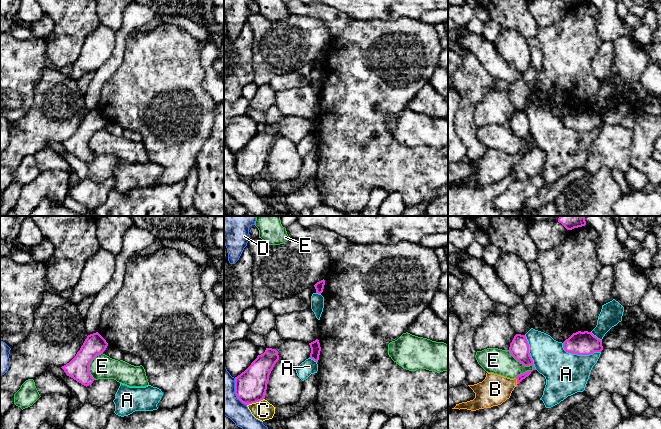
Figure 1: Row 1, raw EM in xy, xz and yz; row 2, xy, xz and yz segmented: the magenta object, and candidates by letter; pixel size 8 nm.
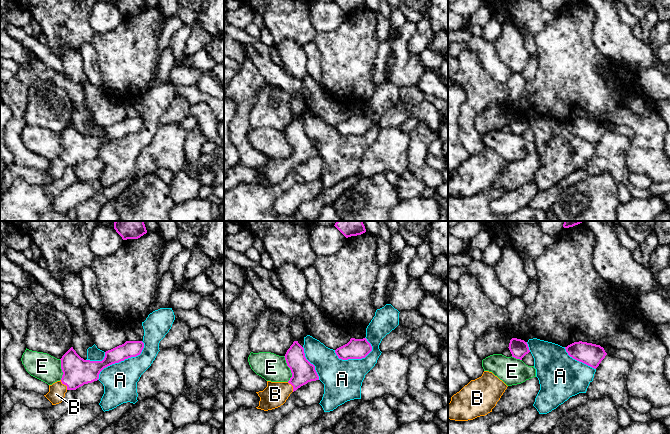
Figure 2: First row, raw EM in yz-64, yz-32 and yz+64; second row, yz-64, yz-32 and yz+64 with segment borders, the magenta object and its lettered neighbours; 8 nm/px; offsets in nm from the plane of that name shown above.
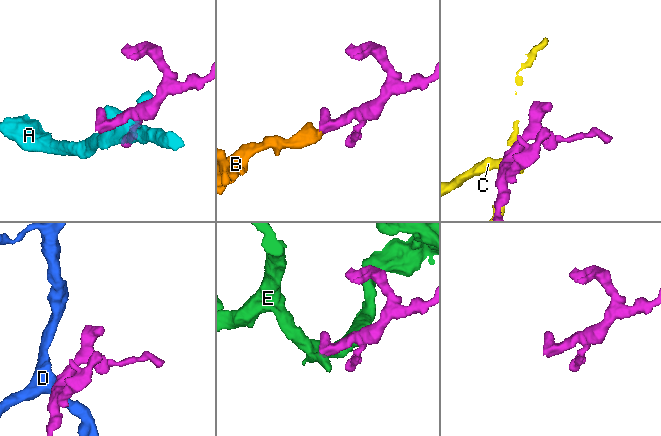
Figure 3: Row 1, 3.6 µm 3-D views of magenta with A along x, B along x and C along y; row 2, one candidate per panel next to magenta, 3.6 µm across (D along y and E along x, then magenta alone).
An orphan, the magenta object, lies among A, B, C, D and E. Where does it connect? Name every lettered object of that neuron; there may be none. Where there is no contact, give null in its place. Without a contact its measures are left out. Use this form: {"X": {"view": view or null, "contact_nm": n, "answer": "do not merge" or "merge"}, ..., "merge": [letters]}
{"A": {"view": "yz", "contact_nm": 320, "answer": "do not merge"}, "B": {"view": "yz", "contact_nm": 50, "answer": "merge"}, "C": {"view": "xz", "contact_nm": 150, "answer": "do not merge"}, "D": {"view": "xz", "contact_nm": 240, "answer": "do not merge"}, "E": {"view": "yz", "contact_nm": 260, "answer": "do not merge"}, "merge": ["B"]}

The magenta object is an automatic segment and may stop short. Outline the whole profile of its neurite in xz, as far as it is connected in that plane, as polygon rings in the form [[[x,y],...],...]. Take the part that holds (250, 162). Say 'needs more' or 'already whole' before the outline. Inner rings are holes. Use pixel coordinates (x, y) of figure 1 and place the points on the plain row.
already whole; [[[266,124],[244,148],[235,153],[235,170],[242,179],[249,181],[265,174],[269,151],[278,136],[278,127]]]

